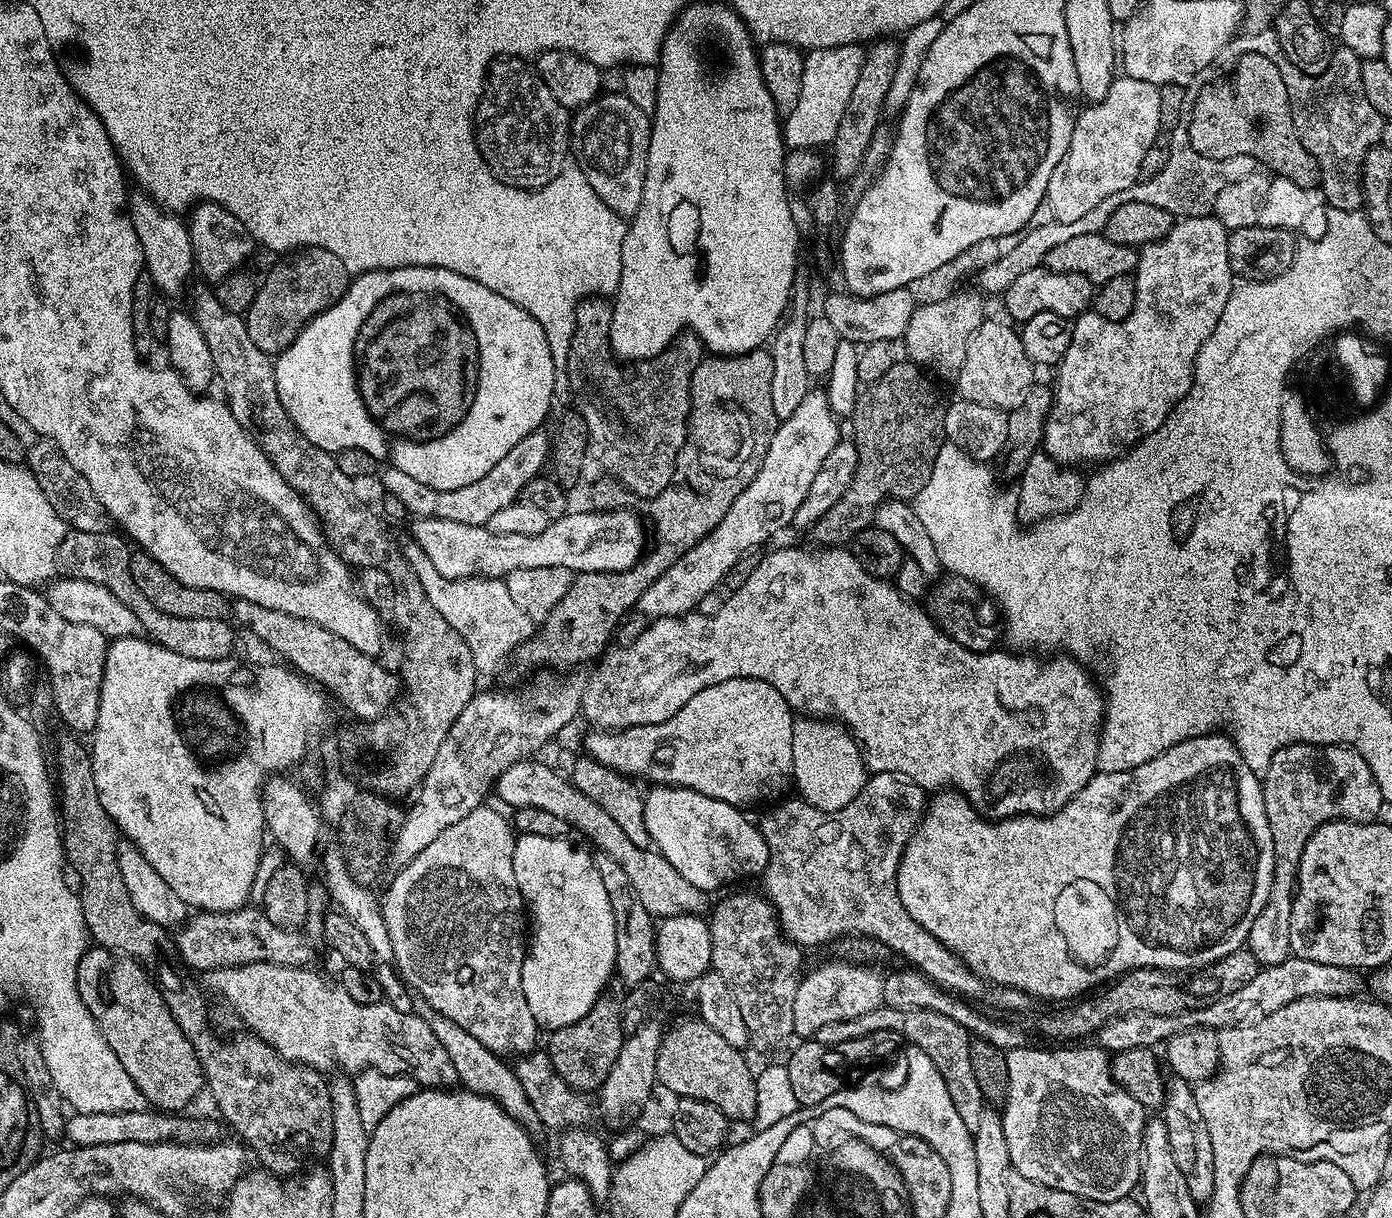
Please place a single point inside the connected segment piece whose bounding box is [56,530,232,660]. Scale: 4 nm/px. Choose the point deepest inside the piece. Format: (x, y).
(101, 557)

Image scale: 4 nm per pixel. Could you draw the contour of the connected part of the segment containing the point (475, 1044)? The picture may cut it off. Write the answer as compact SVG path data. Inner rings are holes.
M421 1003L418 1015L428 1023L430 1030L434 1030L434 1034L438 1034L438 1042L446 1046L446 1052L450 1054L450 1060L454 1062L457 1081L467 1091L479 1096L488 1096L495 1104L502 1106L502 1110L506 1110L506 1114L510 1114L519 1124L532 1126L537 1123L536 1114L532 1109L532 1104L528 1101L526 1090L522 1088L522 1082L518 1082L515 1067L507 1059L486 1050L486 1046L482 1046L478 1038L466 1034L462 1026L454 1026L450 1018L438 1014L429 1004Z

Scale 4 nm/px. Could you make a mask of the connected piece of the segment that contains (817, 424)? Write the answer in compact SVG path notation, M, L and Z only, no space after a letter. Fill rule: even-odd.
M810 390L798 405L798 410L790 418L779 421L776 433L772 435L770 446L756 476L749 479L746 490L726 510L722 522L708 536L697 539L694 547L659 576L642 594L638 605L648 618L661 616L683 617L699 605L707 592L717 591L727 577L730 566L742 558L742 554L759 549L763 540L768 540L779 528L789 527L814 474L822 467L822 461L830 455L830 450L842 439L837 417L828 405L827 391Z

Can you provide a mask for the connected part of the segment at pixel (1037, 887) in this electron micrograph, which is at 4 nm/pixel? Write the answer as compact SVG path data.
M1223 734L1195 736L1186 742L1175 744L1172 748L1166 749L1158 758L1154 758L1150 762L1132 769L1131 772L1097 771L1096 775L1090 778L1090 782L1086 782L1083 790L1070 802L1066 802L1066 806L1062 806L1056 812L1049 812L1042 816L1029 816L1025 814L1022 816L1010 816L1006 820L985 820L977 812L976 807L961 792L940 790L933 796L936 797L933 800L931 797L927 801L924 815L921 816L920 823L916 825L916 832L910 838L910 842L904 847L904 853L898 866L896 885L898 886L898 894L902 898L902 906L906 910L906 914L910 914L910 918L914 918L914 922L918 922L918 926L922 926L922 930L930 930L930 934L934 934L934 938L938 938L938 942L942 942L942 946L948 947L960 962L964 963L980 977L981 981L987 982L989 985L991 985L990 983L996 984L995 986L1000 988L1016 988L1028 998L1037 996L1040 1000L1052 1000L1048 1002L1068 1002L1073 998L1079 998L1091 993L1097 986L1107 985L1115 980L1117 976L1122 976L1134 968L1167 970L1167 968L1204 968L1207 964L1215 965L1222 958L1226 958L1232 952L1237 952L1239 948L1247 945L1250 926L1254 926L1254 918L1258 918L1258 914L1262 914L1262 910L1270 898L1270 886L1274 878L1276 859L1274 858L1274 838L1270 834L1270 822L1266 822L1266 806L1264 805L1262 780L1261 777L1252 773L1250 766L1246 766L1242 754L1235 748L1231 740Z

